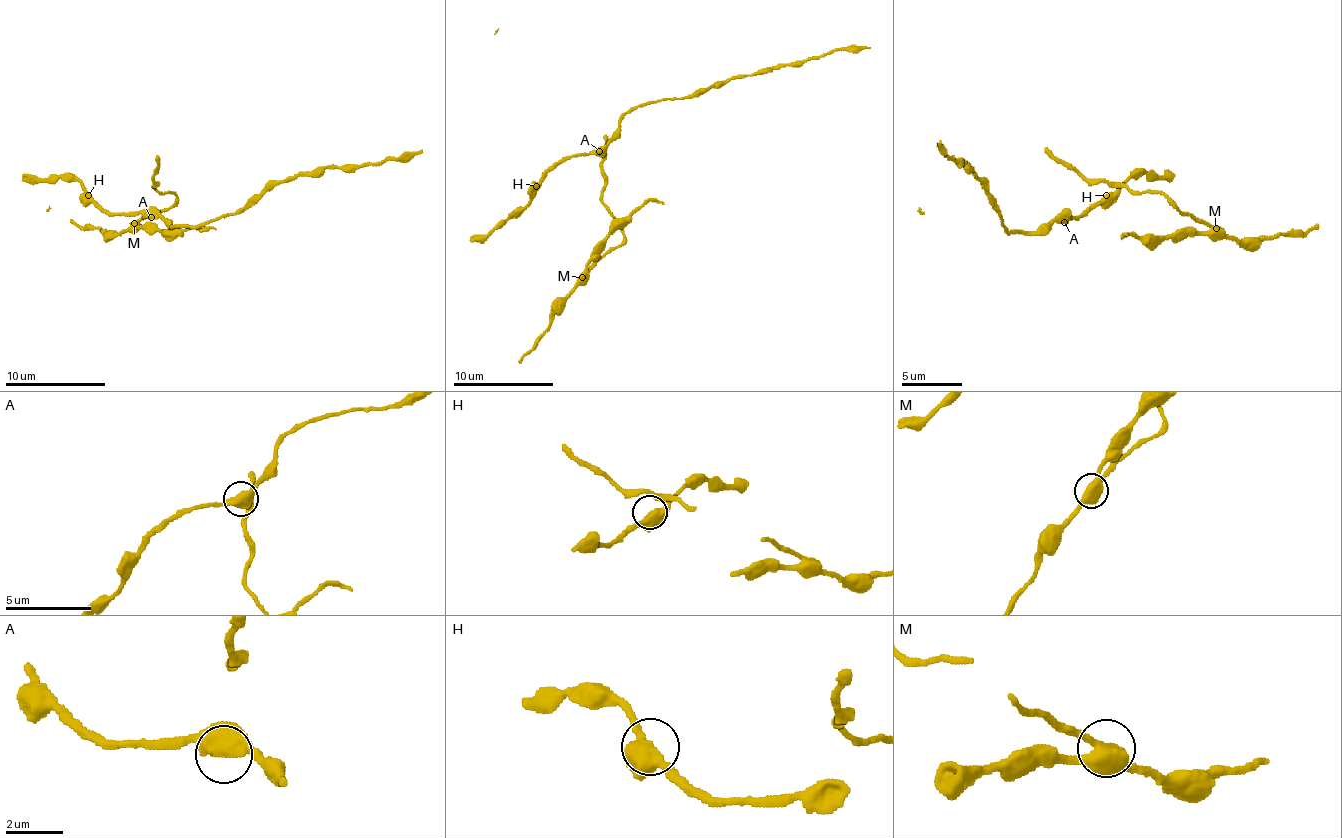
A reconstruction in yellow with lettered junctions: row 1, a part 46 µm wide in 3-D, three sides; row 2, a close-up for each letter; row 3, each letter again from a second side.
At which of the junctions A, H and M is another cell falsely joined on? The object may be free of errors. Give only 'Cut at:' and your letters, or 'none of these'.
Cut at: M

